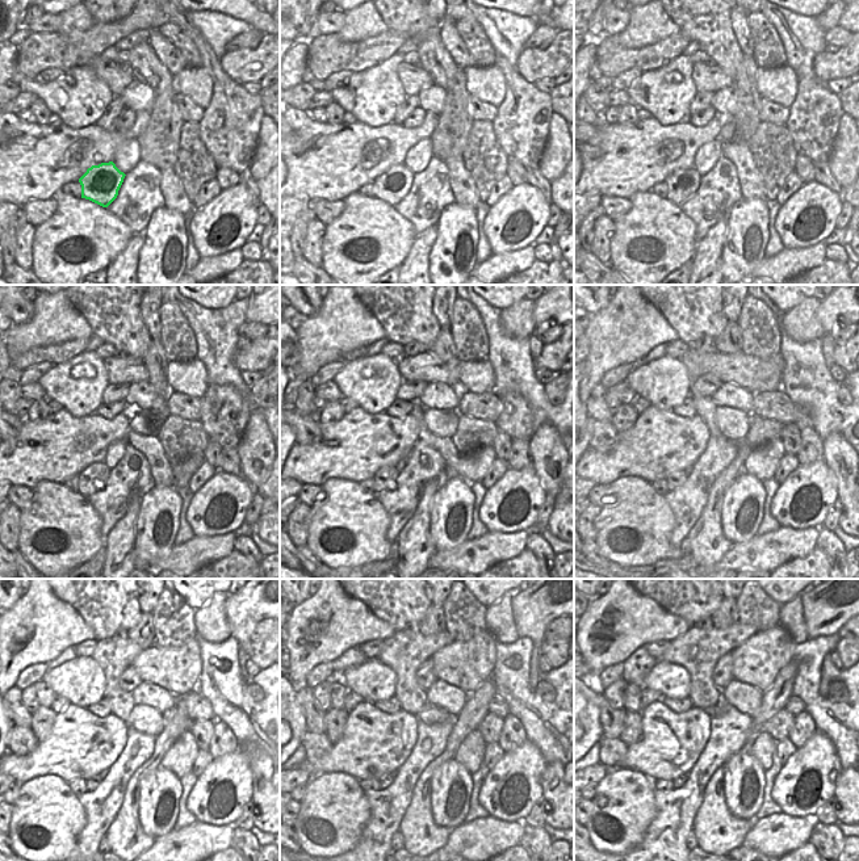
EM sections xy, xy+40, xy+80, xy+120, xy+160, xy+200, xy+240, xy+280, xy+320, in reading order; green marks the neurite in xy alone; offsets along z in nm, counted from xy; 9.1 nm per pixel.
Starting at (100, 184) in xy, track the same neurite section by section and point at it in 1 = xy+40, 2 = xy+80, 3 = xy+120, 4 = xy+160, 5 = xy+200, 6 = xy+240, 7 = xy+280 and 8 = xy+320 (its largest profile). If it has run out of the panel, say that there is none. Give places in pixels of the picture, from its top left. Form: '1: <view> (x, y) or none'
1: xy+40 (392, 185)
2: xy+80 (683, 184)
3: xy+120 (93, 478)
4: xy+160 (385, 479)
5: xy+200 (675, 479)
6: xy+240 (91, 784)
7: xy+280 (385, 782)
8: xy+320 (679, 781)

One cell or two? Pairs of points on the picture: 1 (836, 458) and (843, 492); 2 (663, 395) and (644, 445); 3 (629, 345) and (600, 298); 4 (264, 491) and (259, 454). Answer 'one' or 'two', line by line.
1: one
2: two
3: two
4: two

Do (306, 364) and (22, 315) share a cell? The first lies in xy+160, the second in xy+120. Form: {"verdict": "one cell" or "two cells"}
{"verdict": "two cells"}

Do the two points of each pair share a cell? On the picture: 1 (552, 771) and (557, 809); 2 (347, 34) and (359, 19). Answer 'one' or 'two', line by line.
1: one
2: one

